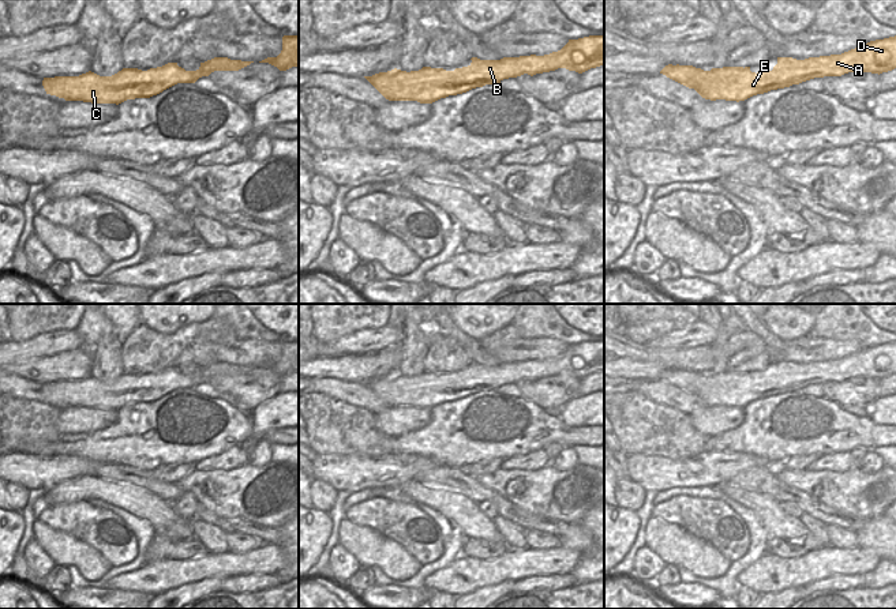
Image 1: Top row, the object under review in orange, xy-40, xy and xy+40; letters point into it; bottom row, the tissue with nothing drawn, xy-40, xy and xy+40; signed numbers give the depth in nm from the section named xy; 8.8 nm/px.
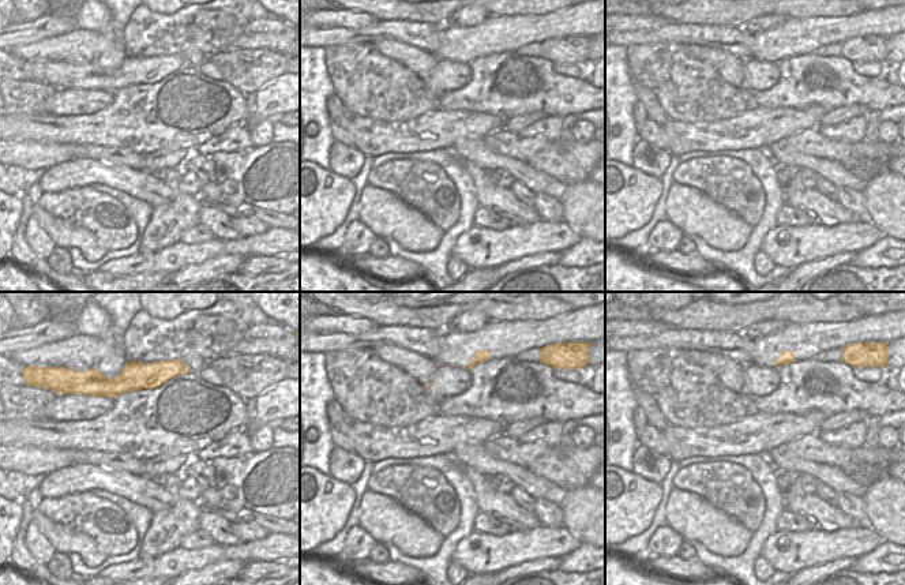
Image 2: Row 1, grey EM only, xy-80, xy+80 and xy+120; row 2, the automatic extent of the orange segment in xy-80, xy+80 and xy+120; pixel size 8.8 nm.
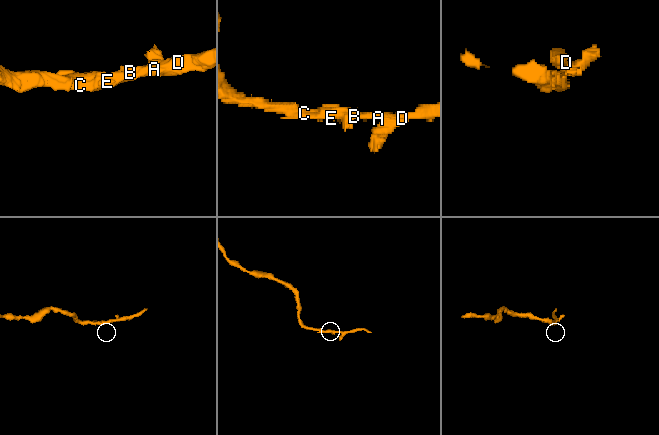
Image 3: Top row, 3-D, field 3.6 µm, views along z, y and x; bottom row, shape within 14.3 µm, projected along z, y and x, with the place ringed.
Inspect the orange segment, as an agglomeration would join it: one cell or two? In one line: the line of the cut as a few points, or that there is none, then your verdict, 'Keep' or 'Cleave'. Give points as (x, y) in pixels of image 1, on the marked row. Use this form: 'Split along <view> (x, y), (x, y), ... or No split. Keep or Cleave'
No split. Keep

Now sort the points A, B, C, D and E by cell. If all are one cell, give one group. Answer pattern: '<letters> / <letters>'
A B C D E

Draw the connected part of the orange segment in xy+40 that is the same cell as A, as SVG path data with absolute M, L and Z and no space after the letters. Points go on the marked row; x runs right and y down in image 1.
M896 35L870 41L841 54L796 60L777 57L772 71L751 72L750 67L723 67L704 71L693 65L666 65L660 74L694 89L702 98L716 101L745 101L771 90L802 82L841 76L848 72L882 74L896 68Z

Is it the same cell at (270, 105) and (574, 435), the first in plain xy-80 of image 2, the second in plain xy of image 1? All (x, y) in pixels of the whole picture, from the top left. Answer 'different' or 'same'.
different

